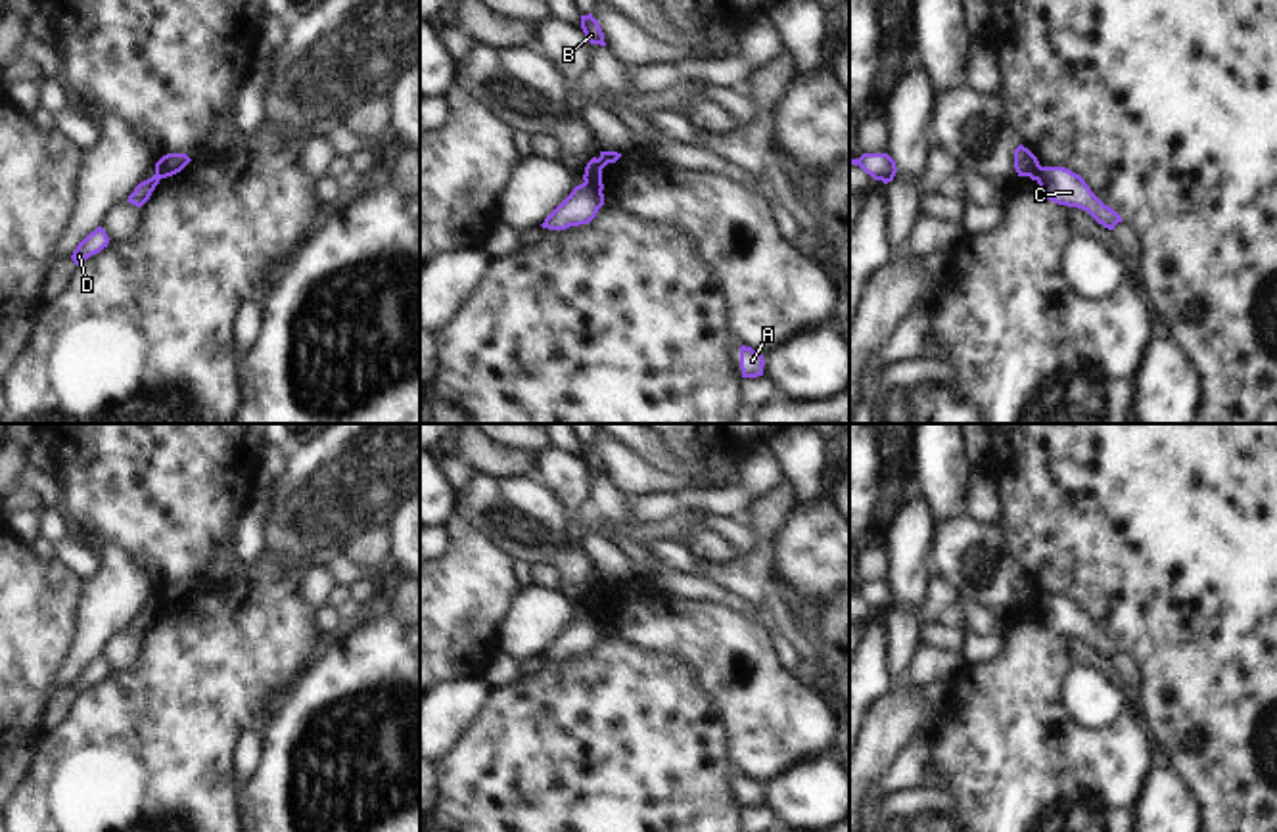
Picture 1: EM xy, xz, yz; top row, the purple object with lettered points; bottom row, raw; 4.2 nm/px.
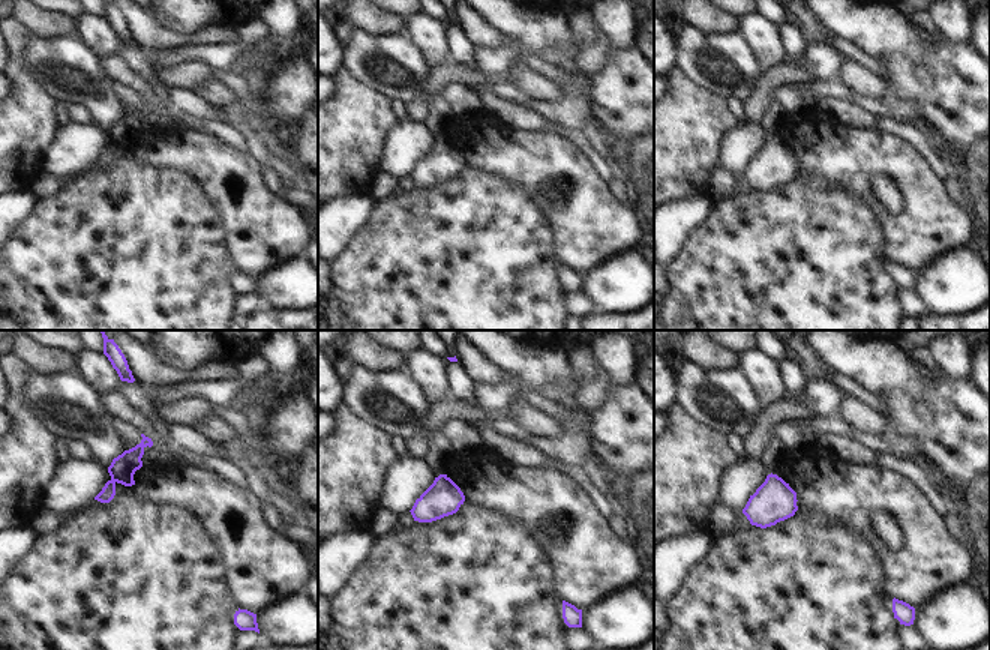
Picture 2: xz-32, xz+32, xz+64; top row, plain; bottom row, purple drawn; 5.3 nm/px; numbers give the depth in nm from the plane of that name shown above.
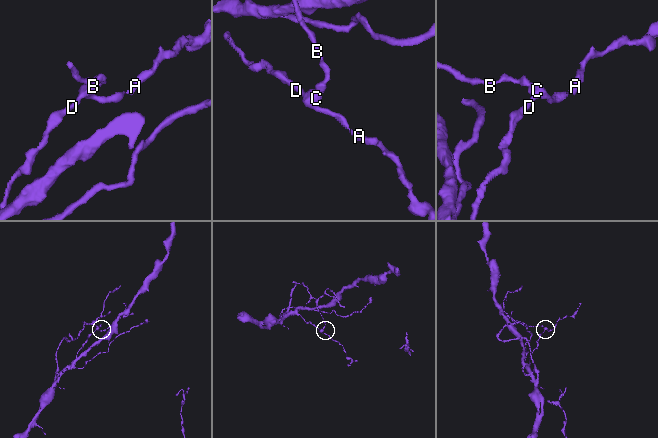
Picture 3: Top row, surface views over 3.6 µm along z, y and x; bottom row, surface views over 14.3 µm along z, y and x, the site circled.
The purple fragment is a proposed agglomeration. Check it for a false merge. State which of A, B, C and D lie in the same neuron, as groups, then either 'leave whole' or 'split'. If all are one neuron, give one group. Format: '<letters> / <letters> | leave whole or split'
A C D / B | split

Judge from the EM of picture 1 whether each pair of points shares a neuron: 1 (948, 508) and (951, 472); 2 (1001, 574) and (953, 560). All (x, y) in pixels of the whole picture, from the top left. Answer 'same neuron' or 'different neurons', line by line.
1: same neuron
2: same neuron

